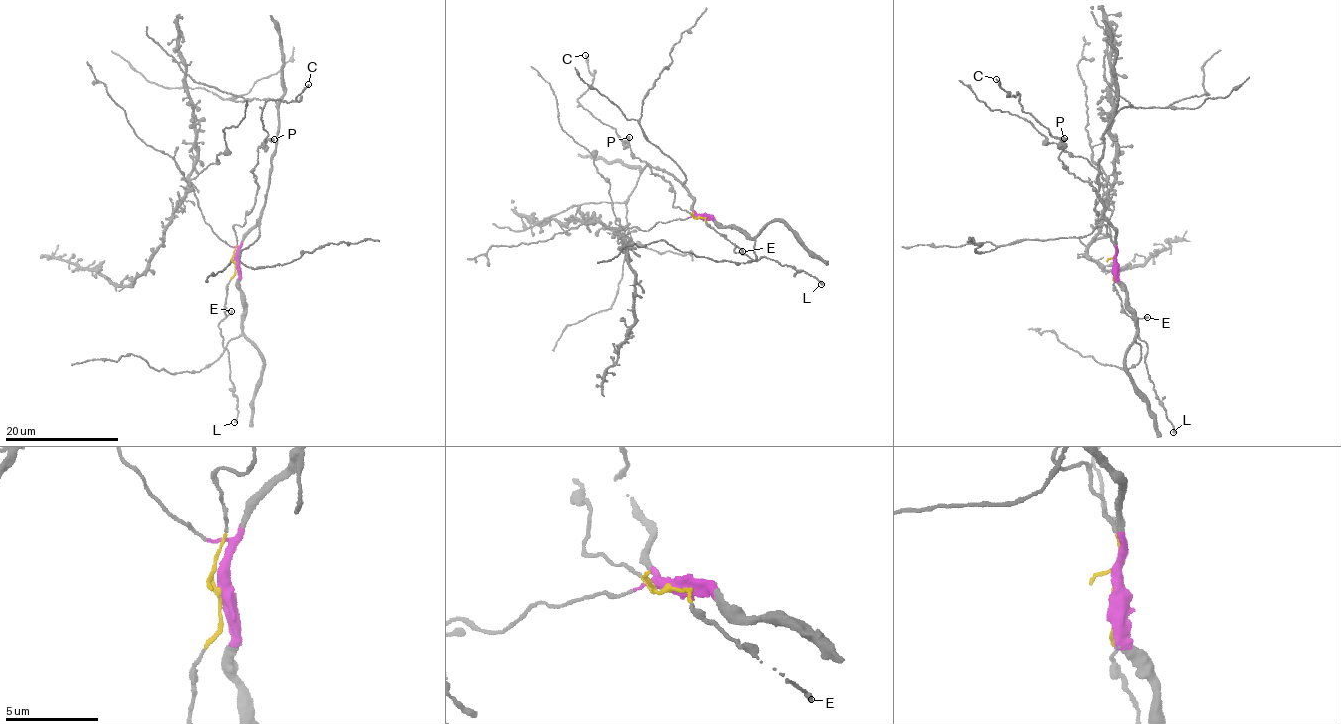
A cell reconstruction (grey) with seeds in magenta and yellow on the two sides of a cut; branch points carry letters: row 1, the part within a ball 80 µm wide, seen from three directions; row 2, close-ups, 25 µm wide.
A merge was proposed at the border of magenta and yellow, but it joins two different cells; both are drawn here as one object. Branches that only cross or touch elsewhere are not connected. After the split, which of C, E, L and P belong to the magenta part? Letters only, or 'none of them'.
none of them

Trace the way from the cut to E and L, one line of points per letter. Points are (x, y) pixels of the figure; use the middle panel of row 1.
E: (699, 218), (707, 218), (706, 224), (743, 251)
L: (699, 218), (707, 218), (706, 224), (734, 245), (734, 251), (753, 260), (766, 256), (802, 270), (821, 284)

